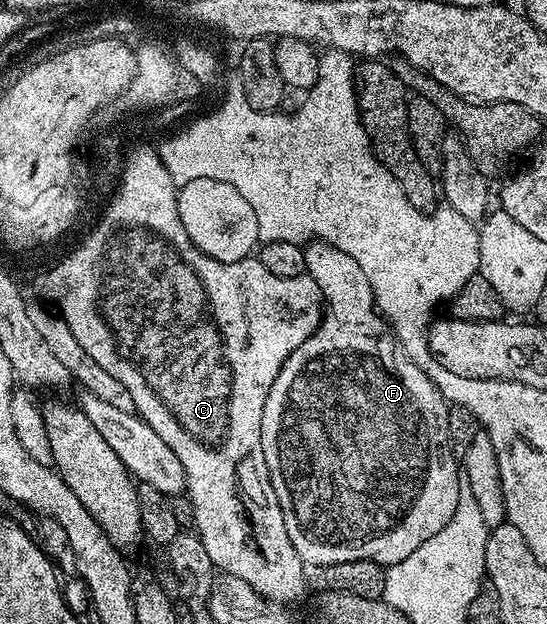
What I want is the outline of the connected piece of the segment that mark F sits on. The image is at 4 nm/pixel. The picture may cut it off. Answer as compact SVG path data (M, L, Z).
M316 238L310 239L304 245L304 250L306 273L319 286L325 305L321 325L313 331L311 338L307 338L307 342L303 342L303 346L299 346L299 350L289 355L287 362L283 362L271 386L271 394L267 396L267 402L263 406L263 458L267 462L275 498L279 498L279 510L283 510L287 536L291 538L291 544L295 546L306 565L312 566L316 560L325 564L374 560L379 565L390 566L401 562L408 554L409 548L414 548L428 532L436 532L435 526L447 526L447 522L451 522L451 514L455 514L455 506L459 506L459 490L463 476L459 471L458 457L449 443L449 404L435 386L435 382L431 382L431 378L427 378L427 374L419 370L419 366L415 366L411 358L407 358L403 346L397 343L393 329L373 303L371 282L367 282L367 274L363 274L359 262L355 262L355 258L348 254L343 254L343 250L339 250L335 245Z

